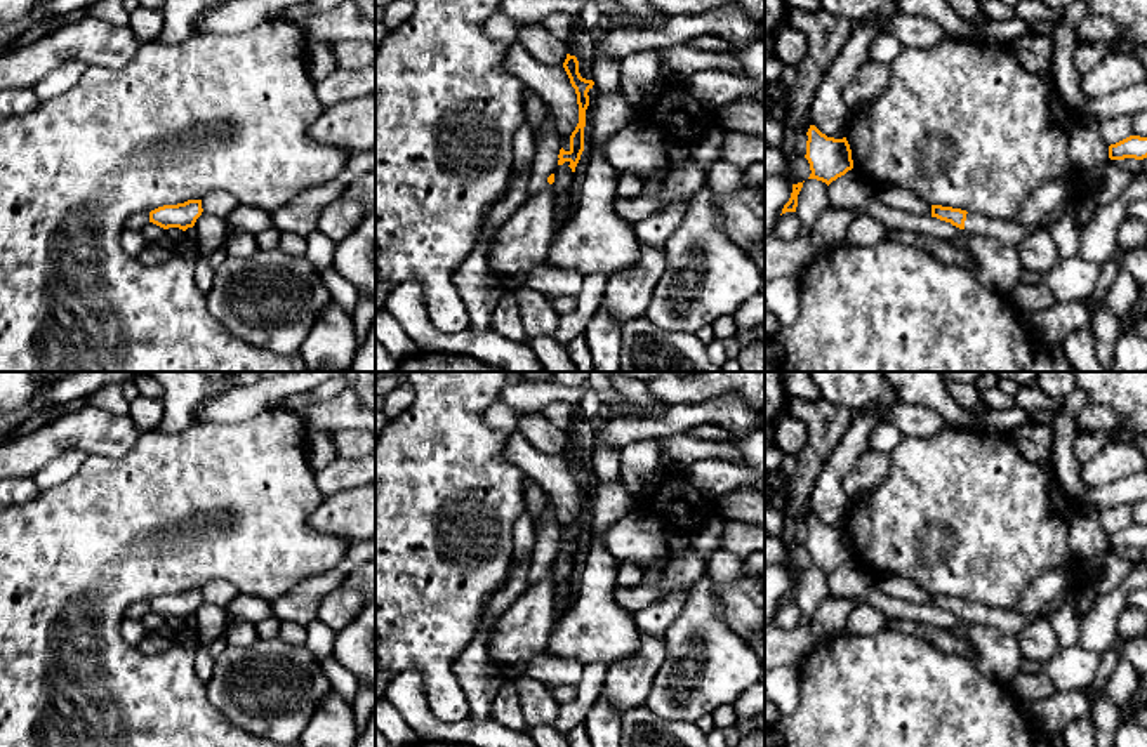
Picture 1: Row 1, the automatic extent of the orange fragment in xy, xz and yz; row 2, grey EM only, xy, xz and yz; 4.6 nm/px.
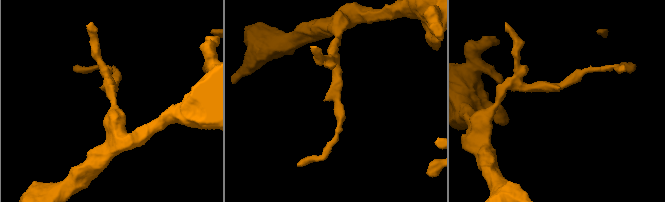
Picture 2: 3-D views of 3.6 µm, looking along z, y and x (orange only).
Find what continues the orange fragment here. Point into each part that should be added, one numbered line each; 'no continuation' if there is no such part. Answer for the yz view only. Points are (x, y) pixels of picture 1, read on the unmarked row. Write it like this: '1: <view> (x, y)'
1: yz (1008, 621)

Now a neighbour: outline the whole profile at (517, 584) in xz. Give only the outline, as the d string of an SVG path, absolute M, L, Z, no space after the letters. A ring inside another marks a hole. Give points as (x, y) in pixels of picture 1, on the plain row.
M532 559L511 565L506 587L495 592L488 605L494 620L497 620L528 589L530 565Z

